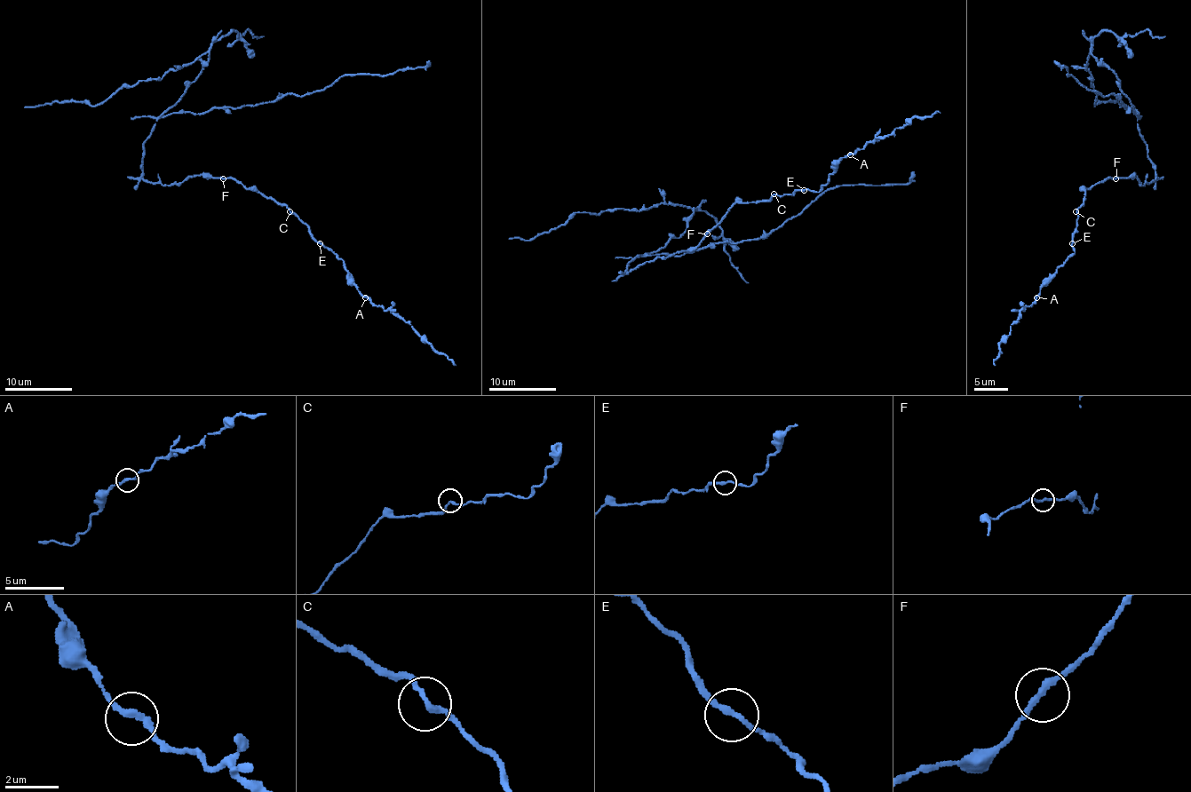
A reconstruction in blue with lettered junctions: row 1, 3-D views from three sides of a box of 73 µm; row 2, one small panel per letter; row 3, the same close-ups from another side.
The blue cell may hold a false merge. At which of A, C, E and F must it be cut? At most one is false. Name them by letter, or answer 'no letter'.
F

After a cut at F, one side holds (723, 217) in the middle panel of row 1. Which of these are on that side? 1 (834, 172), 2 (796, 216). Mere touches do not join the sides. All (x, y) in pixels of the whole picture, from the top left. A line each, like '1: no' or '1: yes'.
1: yes
2: no

